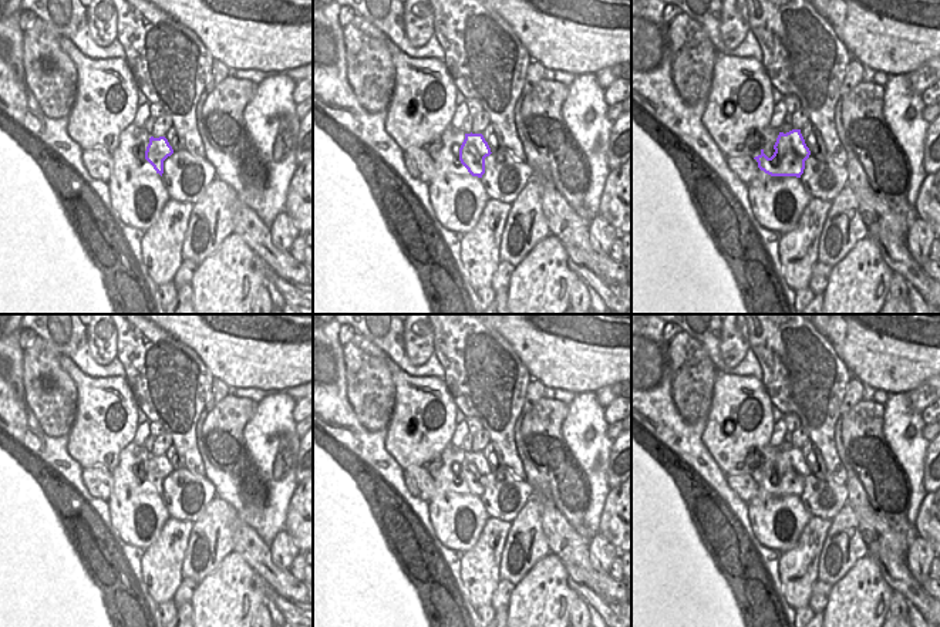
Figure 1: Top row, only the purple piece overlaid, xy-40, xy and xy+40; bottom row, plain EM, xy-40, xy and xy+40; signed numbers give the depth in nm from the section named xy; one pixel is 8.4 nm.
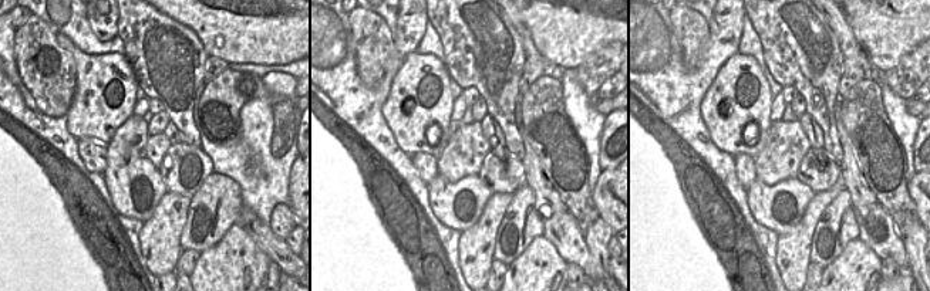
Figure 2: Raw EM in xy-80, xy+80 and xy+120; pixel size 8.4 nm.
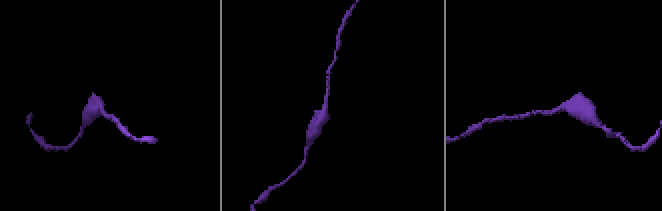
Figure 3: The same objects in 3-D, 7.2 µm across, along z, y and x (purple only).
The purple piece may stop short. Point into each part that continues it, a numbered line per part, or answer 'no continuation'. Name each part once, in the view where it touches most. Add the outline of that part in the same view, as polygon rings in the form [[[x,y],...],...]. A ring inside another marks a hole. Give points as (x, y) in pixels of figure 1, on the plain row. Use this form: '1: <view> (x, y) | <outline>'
no continuation

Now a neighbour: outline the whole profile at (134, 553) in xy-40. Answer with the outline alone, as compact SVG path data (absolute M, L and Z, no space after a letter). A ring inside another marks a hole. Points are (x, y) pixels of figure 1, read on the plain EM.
M121 540L121 547L122 547L138 582L139 582L139 586L141 586L144 596L148 594L149 590L144 582L144 574L141 572L141 557L142 557L145 550L138 547L138 546L131 546L131 545L125 543L124 540Z

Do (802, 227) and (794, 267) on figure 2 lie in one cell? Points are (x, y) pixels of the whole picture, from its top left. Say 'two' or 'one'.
one

